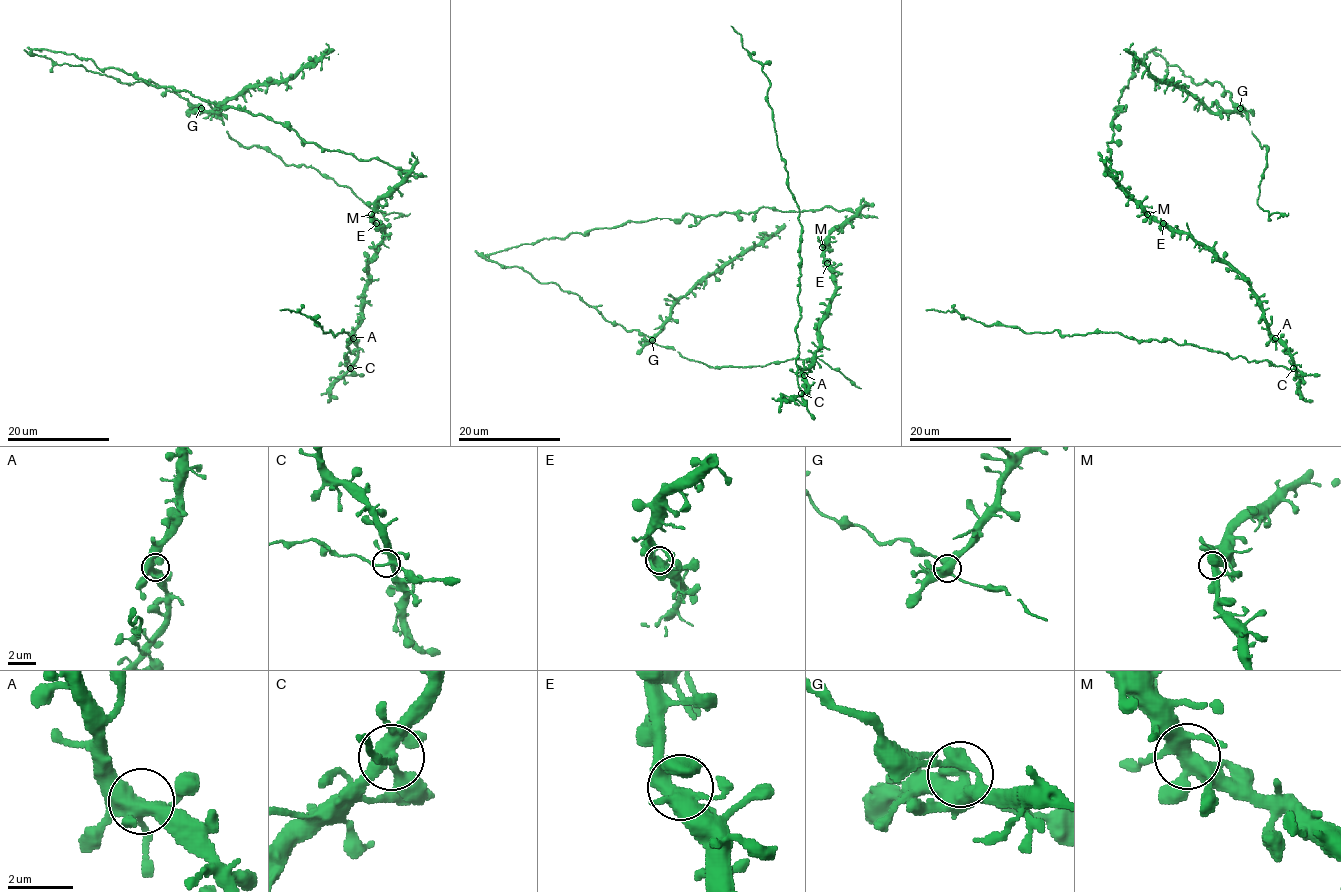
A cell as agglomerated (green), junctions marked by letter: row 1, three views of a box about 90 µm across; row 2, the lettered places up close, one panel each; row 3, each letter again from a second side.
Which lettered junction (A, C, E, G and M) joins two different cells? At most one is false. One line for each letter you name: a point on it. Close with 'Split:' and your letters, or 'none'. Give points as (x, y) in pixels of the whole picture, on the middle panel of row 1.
Split: none

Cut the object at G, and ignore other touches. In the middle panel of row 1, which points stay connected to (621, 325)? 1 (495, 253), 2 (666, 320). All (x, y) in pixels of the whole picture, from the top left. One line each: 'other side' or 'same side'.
1: other side
2: other side

